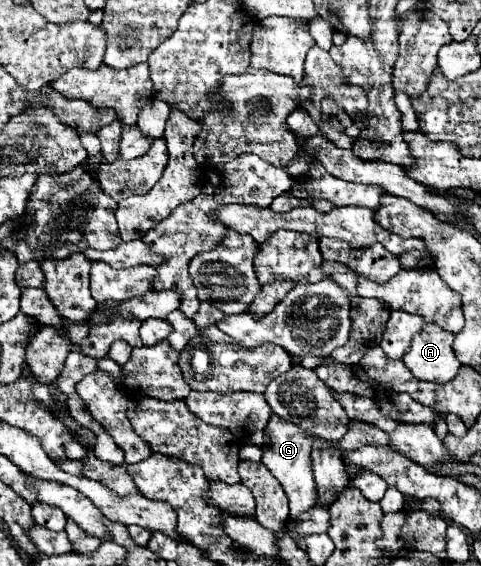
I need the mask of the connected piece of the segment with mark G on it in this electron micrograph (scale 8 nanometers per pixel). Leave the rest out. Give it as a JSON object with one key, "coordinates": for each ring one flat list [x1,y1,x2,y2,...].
{"coordinates":[[272,415,266,429,264,429,264,459,262,463,272,471,272,475,280,481,284,487,288,501,290,501,290,517,294,519,300,515,300,511,308,511,308,507,314,507,316,503,316,483,312,479,312,459,310,459,310,449,312,449,312,435,298,425,280,419,278,415]]}

